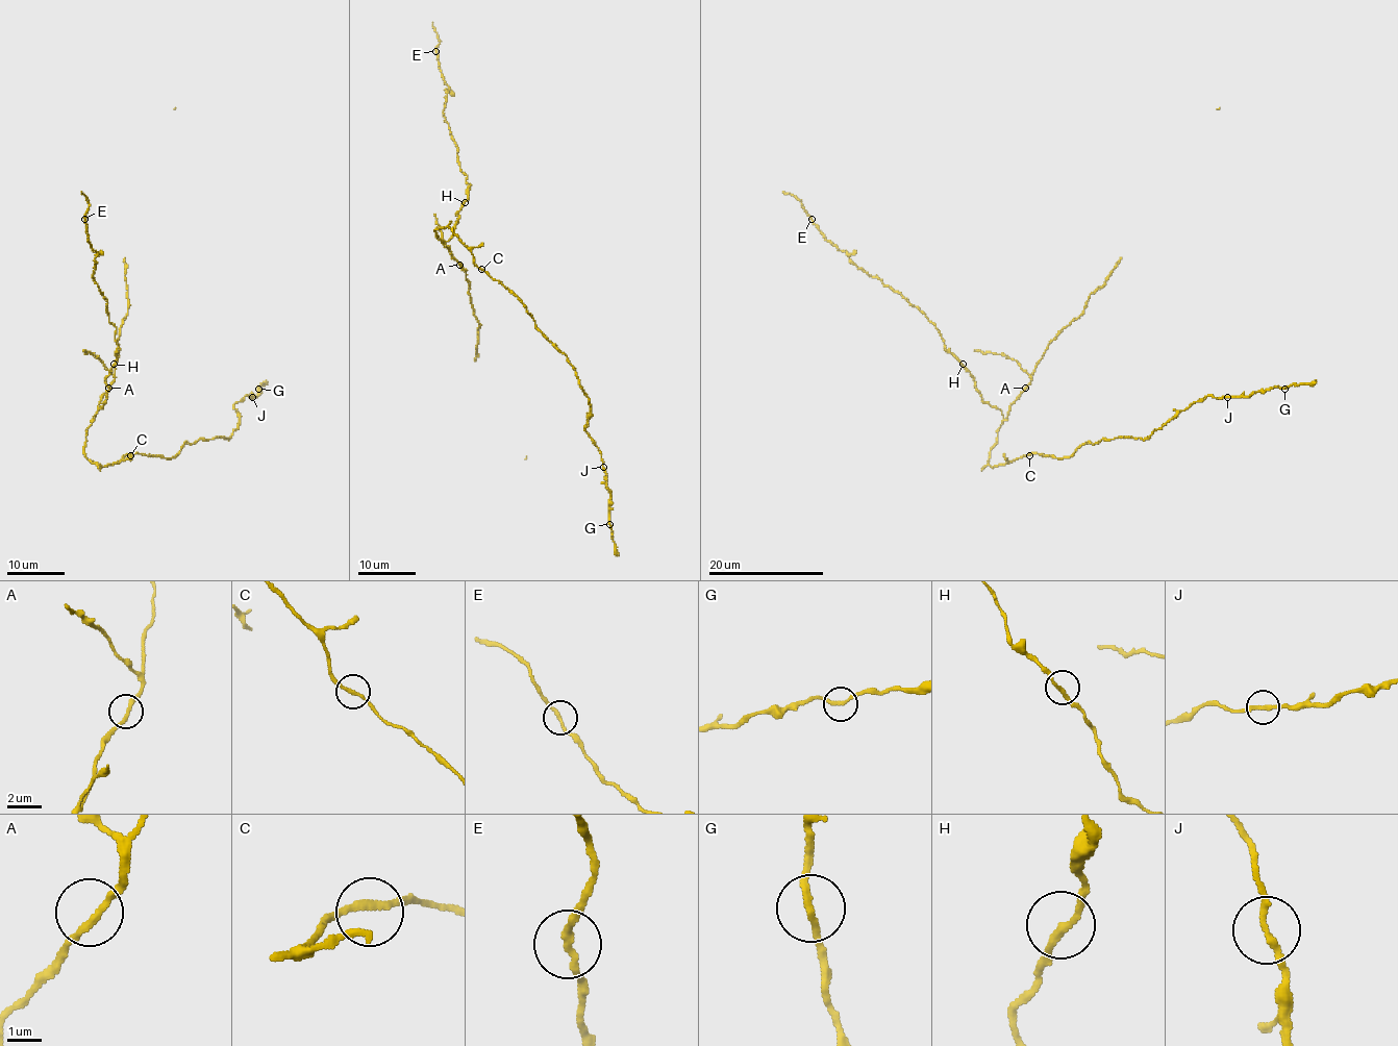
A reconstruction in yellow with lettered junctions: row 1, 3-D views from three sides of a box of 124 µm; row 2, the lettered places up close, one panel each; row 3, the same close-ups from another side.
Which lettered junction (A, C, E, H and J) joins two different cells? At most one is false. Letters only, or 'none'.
none

